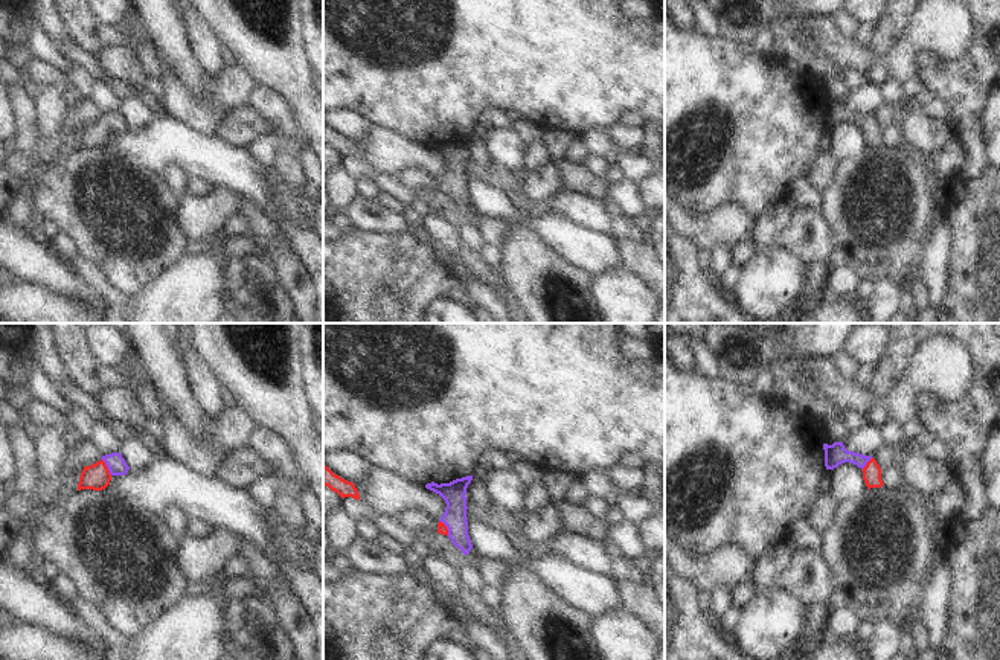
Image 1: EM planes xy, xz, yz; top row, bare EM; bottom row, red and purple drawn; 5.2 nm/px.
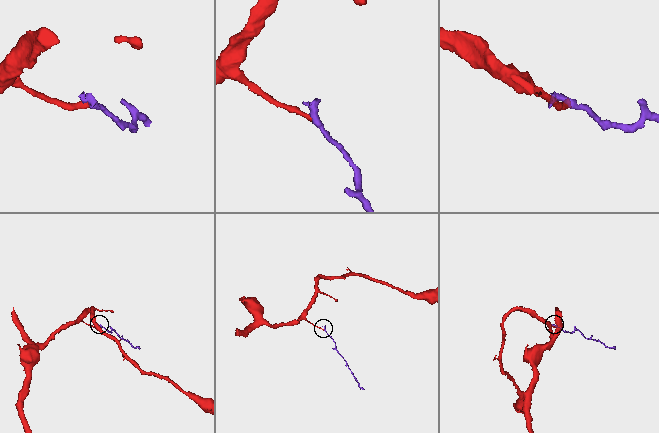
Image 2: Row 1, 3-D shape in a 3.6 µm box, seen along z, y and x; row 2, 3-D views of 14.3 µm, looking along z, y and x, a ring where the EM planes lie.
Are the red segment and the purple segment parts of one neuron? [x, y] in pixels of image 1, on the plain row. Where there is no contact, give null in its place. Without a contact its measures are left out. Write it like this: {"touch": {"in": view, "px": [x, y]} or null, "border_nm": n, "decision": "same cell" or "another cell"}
{"touch": {"in": "xy", "px": [105, 125]}, "border_nm": 110, "decision": "same cell"}

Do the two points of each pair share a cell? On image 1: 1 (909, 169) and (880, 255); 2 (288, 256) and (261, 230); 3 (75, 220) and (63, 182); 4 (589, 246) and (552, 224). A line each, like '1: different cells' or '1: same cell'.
1: same cell
2: same cell
3: same cell
4: same cell

